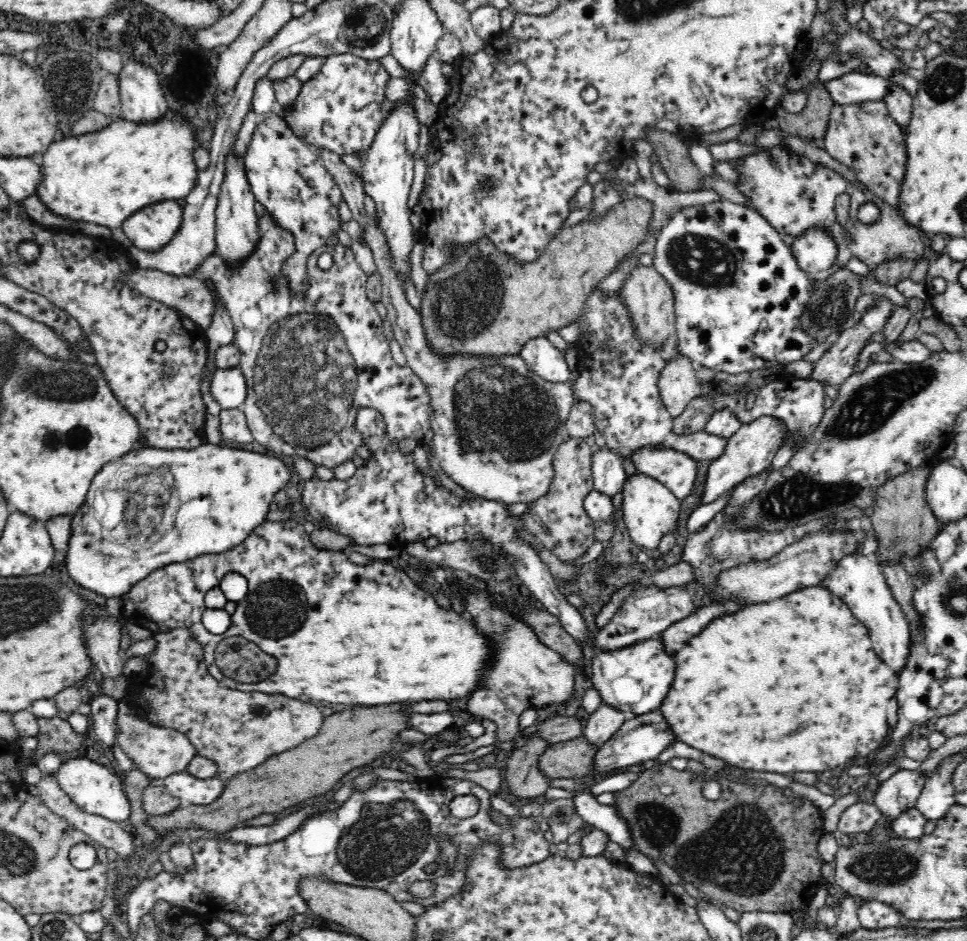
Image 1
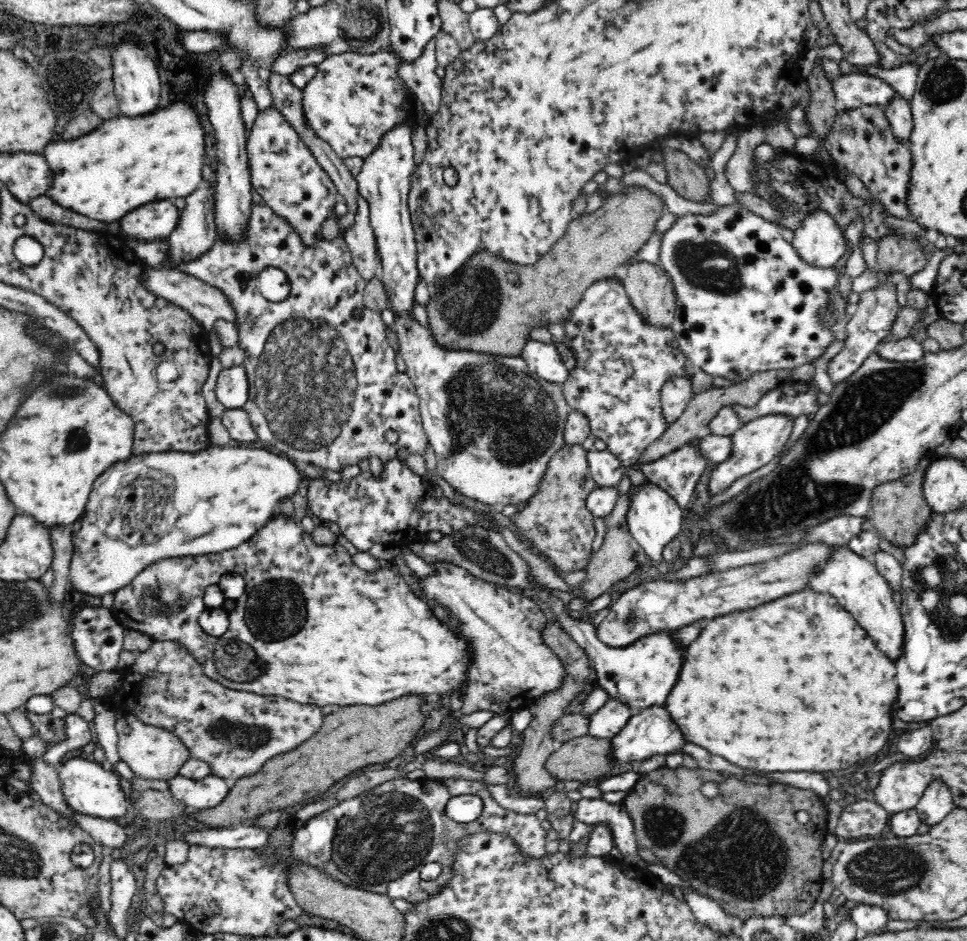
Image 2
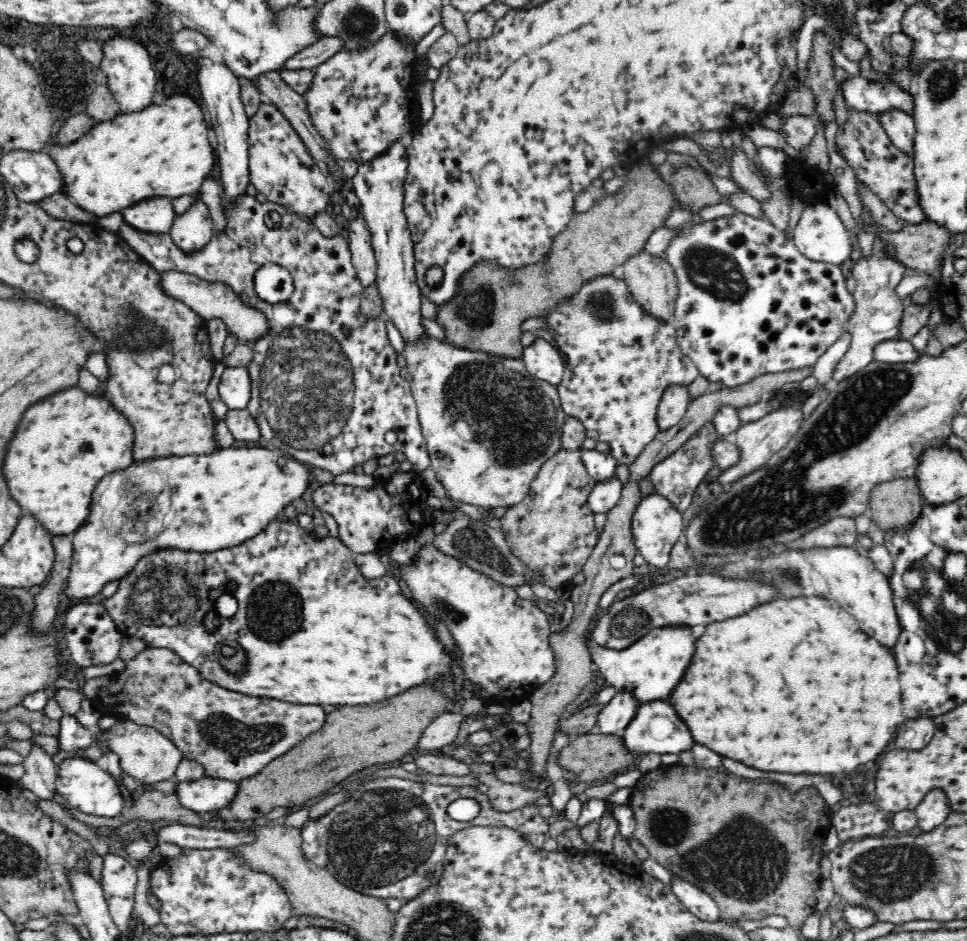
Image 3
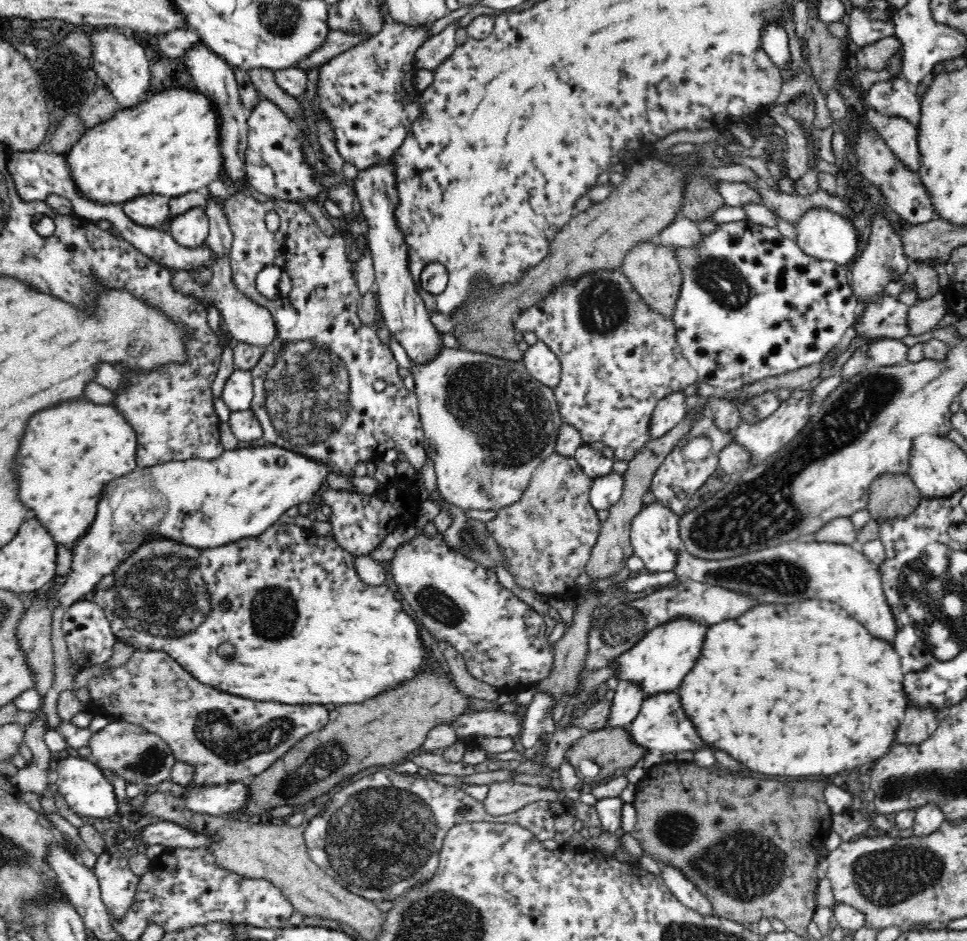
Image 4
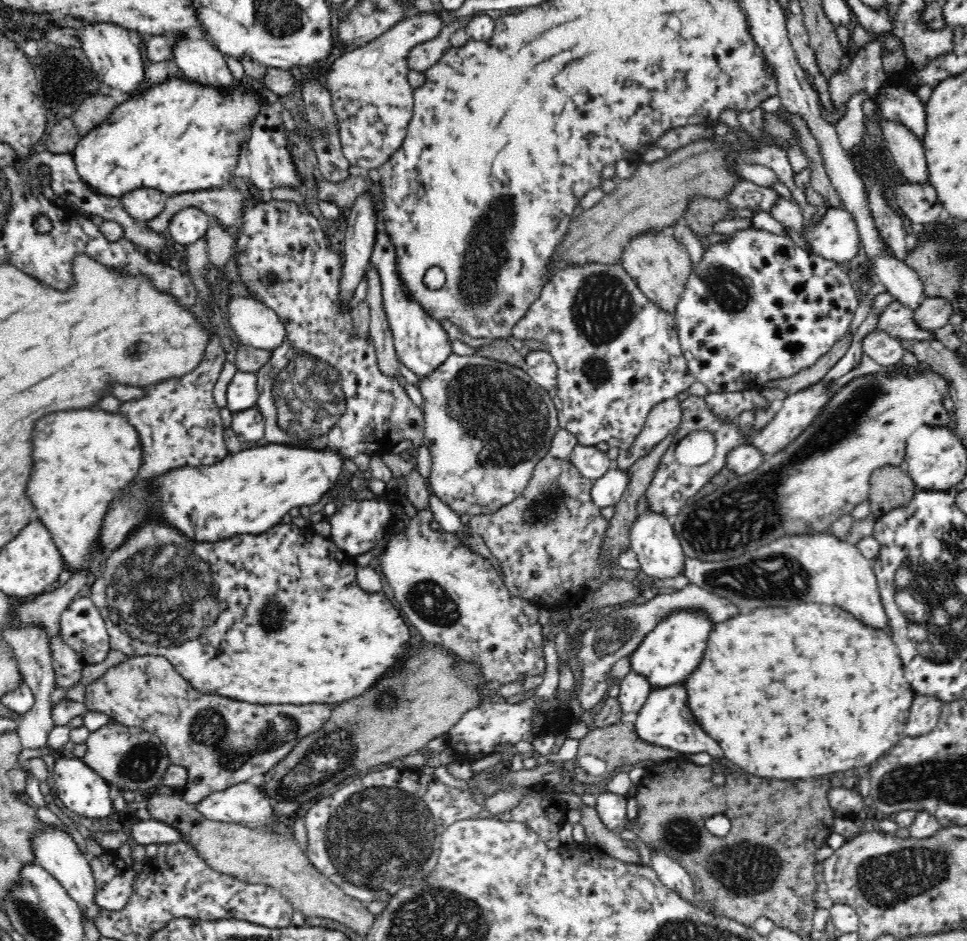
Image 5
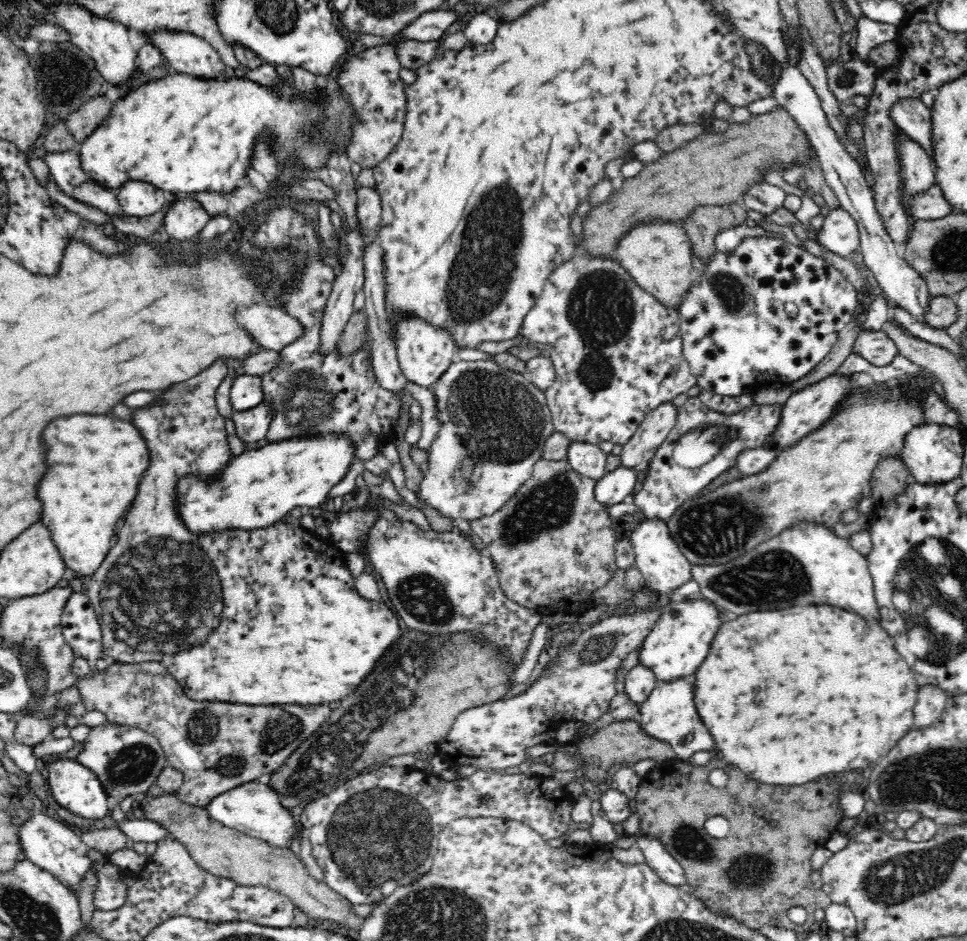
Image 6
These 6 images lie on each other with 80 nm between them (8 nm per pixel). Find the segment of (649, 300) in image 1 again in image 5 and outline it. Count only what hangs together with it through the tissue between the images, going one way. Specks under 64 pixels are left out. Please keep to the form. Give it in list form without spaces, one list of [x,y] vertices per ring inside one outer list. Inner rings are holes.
[[[671,228],[637,235],[624,246],[619,262],[648,299],[664,311],[675,312],[693,269],[687,248],[674,237]]]

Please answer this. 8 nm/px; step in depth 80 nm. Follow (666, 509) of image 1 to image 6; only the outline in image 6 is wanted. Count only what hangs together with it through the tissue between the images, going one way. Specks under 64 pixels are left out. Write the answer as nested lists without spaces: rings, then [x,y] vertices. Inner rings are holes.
[[[648,519],[642,521],[631,532],[630,540],[635,552],[634,566],[642,573],[643,586],[647,593],[658,594],[658,596],[668,594],[672,597],[677,588],[693,579],[693,564],[670,537],[665,521]]]

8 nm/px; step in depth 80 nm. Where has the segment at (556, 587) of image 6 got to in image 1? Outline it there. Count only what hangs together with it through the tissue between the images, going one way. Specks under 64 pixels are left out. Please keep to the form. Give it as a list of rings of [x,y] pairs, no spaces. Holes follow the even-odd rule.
[[[567,439],[553,454],[554,478],[544,496],[527,503],[523,515],[519,516],[524,528],[531,532],[542,544],[566,564],[576,563],[596,540],[594,530],[597,522],[592,520],[583,502],[586,495],[594,489],[592,478],[592,452],[587,440]]]

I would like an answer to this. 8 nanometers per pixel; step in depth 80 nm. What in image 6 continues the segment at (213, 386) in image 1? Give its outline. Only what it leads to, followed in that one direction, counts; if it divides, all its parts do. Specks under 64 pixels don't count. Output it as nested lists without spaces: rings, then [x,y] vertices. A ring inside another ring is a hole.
[[[244,373],[233,380],[230,400],[236,411],[245,411],[258,406],[264,400],[262,379]]]

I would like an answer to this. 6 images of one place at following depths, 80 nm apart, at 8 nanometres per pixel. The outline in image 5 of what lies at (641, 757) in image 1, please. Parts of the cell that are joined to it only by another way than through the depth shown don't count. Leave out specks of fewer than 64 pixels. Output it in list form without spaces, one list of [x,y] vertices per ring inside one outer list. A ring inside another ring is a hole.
[[[686,682],[674,684],[665,688],[654,688],[651,690],[646,703],[640,708],[640,711],[633,718],[635,723],[635,731],[638,736],[658,746],[665,746],[679,752],[681,756],[696,754],[699,752],[707,752],[714,759],[716,756],[724,756],[722,750],[718,748],[718,744],[714,740],[710,740],[710,736],[706,736],[706,732],[702,732],[702,728],[698,726],[698,722],[694,720],[690,708],[688,708],[688,700],[686,700]]]

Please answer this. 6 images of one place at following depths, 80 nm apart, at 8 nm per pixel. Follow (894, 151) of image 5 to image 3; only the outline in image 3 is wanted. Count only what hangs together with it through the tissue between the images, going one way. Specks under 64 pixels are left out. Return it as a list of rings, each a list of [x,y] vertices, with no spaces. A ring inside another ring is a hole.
[[[891,110],[876,114],[876,119],[892,141],[892,146],[914,160],[916,129],[912,115],[901,110]]]

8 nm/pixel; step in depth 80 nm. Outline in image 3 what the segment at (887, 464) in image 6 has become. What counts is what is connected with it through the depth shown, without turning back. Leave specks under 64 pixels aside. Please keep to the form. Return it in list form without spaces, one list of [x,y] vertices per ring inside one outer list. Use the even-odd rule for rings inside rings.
[[[914,477],[894,478],[872,488],[867,514],[882,531],[900,530],[920,516],[925,503]]]

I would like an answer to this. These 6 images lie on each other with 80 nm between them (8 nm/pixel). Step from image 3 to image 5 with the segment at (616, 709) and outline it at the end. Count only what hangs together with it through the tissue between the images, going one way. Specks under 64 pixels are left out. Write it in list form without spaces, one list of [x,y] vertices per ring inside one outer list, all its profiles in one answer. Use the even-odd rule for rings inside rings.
[[[634,671],[622,679],[617,698],[627,719],[633,719],[637,715],[652,689],[654,687],[650,685],[648,679]]]

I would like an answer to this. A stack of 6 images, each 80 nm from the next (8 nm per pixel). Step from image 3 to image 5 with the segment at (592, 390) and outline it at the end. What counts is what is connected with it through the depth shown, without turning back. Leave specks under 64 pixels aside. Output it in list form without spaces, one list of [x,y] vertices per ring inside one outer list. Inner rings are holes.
[[[584,262],[584,264],[565,264],[556,269],[550,280],[542,287],[540,297],[536,300],[527,313],[517,322],[513,328],[513,338],[520,340],[537,340],[548,346],[548,352],[552,355],[557,370],[556,384],[548,391],[558,419],[560,429],[566,429],[575,436],[578,443],[584,446],[595,446],[601,442],[608,443],[610,447],[616,446],[620,450],[630,448],[634,443],[638,432],[642,430],[649,412],[662,401],[673,399],[680,392],[688,389],[696,381],[689,371],[687,360],[681,349],[681,342],[675,323],[675,313],[660,309],[656,303],[642,293],[635,280],[626,272],[620,262],[614,264],[600,264],[599,262]]]

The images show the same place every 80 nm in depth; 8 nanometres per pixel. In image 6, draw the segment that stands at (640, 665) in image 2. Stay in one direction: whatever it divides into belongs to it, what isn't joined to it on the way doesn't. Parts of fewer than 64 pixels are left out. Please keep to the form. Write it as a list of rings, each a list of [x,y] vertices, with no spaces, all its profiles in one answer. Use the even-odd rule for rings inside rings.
[[[702,596],[683,598],[680,601],[670,599],[668,604],[661,607],[659,619],[646,637],[640,654],[640,663],[654,671],[658,682],[671,682],[679,677],[692,677],[710,654],[712,640],[722,626],[721,611],[715,603]]]

